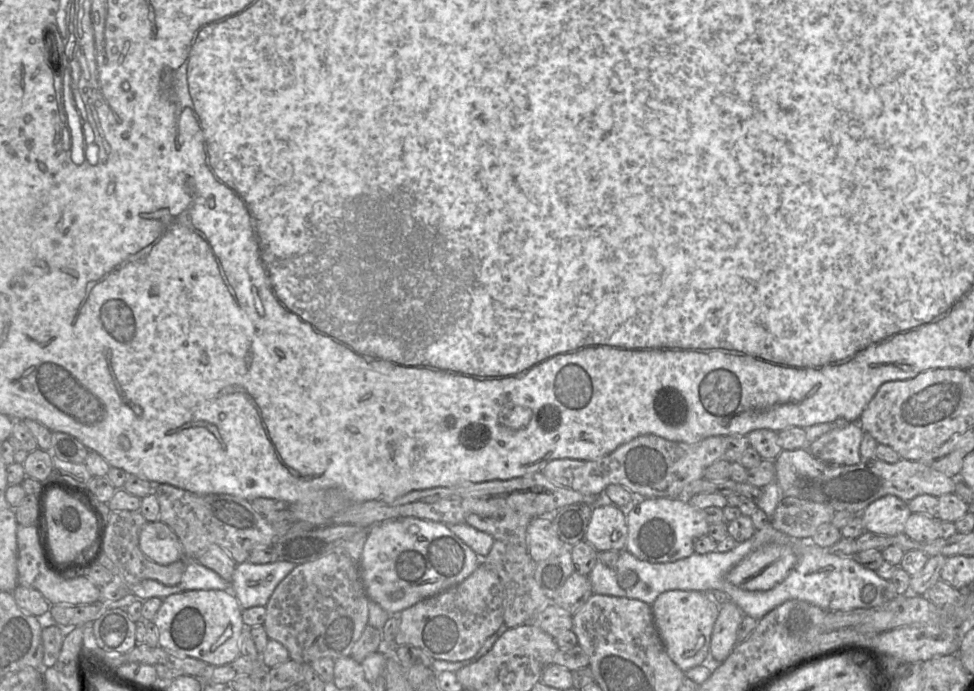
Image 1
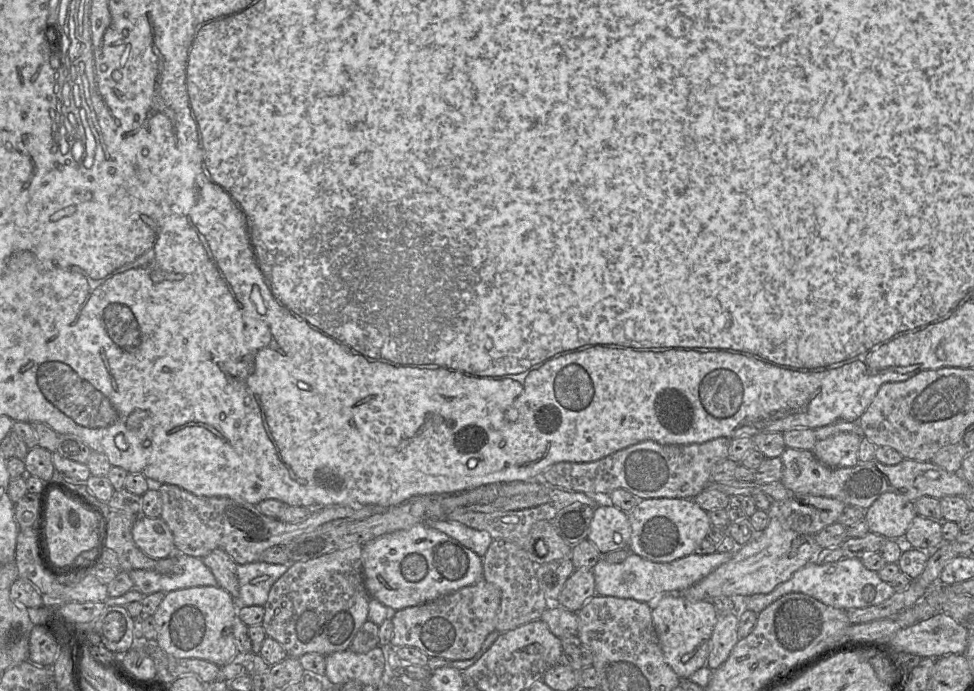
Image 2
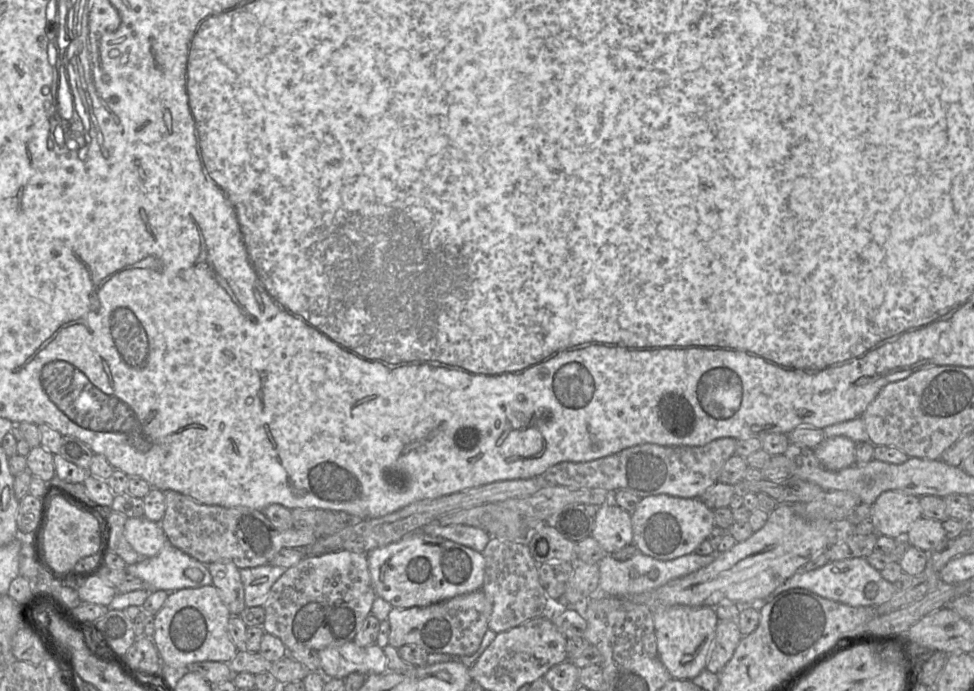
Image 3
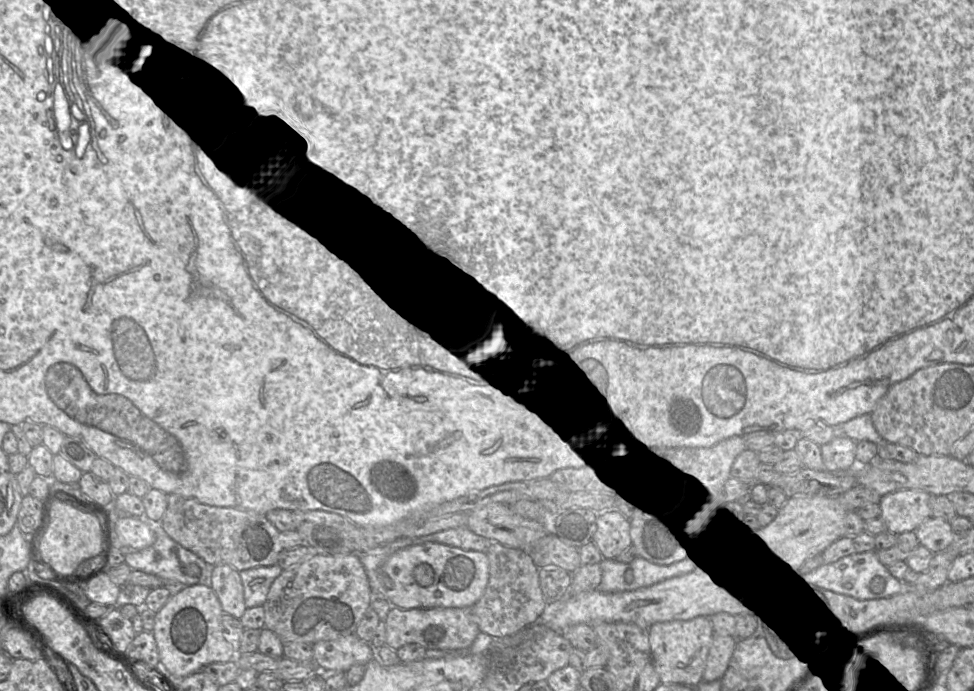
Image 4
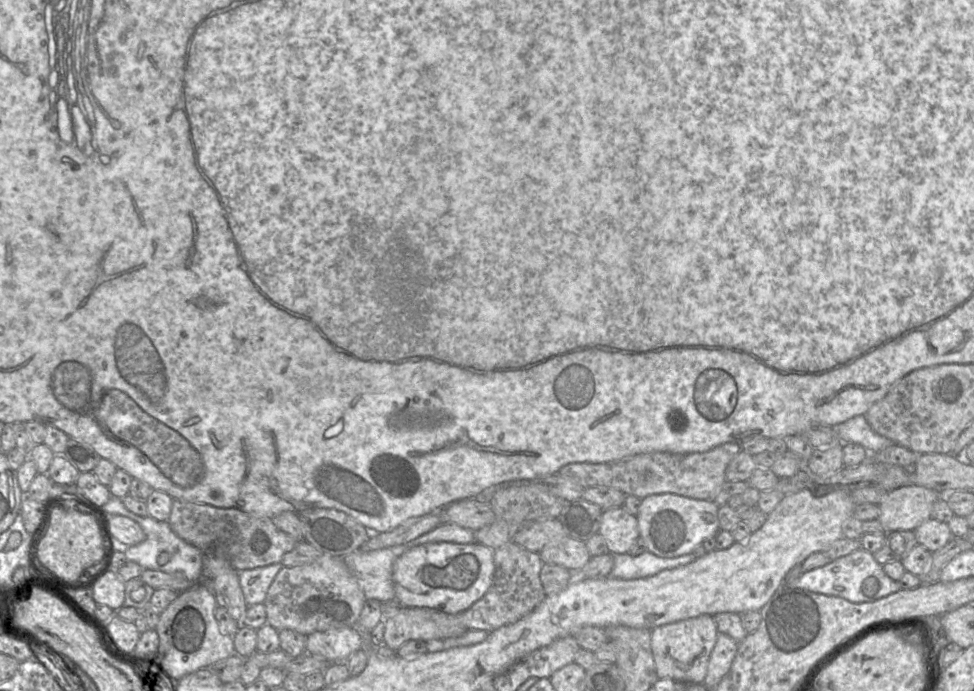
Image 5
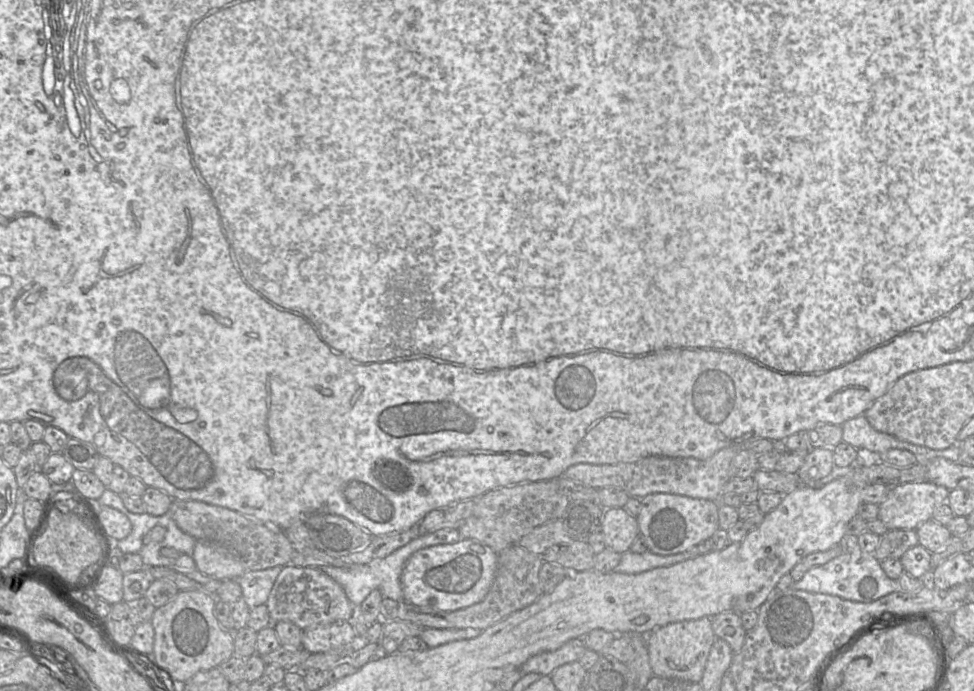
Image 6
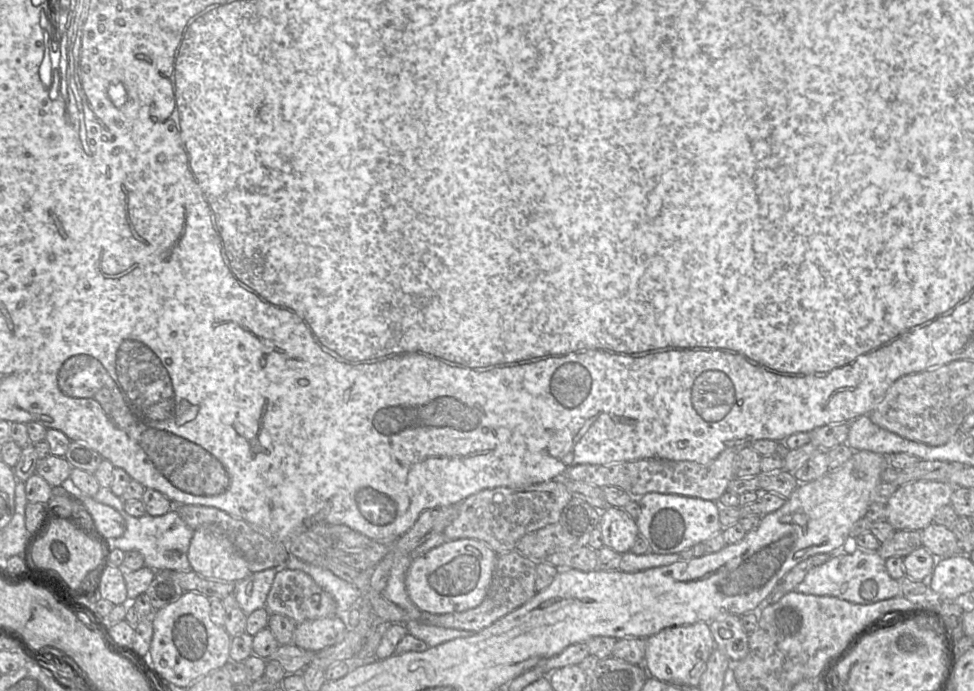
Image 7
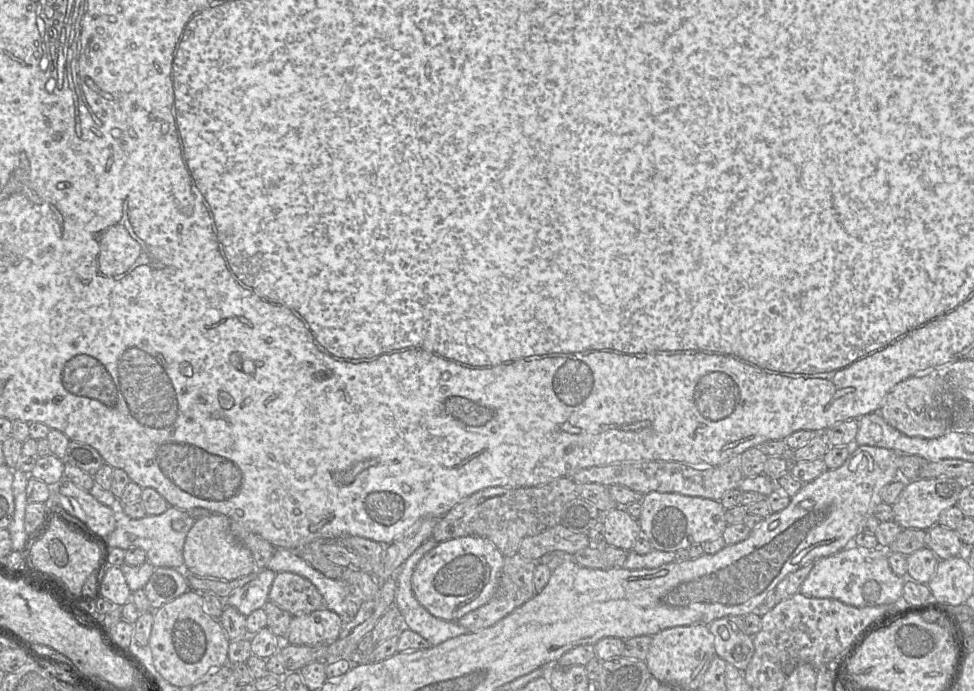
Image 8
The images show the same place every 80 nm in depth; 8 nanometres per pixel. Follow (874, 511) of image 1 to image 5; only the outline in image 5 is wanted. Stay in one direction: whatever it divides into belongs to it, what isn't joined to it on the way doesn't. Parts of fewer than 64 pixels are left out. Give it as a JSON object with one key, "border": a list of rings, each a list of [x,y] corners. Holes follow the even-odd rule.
{"border":[[[918,485],[894,489],[884,494],[878,519],[886,533],[914,531],[931,518],[933,505],[940,497],[936,491]]]}

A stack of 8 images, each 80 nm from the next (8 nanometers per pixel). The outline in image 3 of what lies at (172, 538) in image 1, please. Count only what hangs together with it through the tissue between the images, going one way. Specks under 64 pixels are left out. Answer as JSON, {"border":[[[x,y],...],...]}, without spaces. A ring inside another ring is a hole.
{"border":[[[144,516],[128,517],[124,537],[130,546],[143,557],[153,557],[162,549],[167,538],[160,523]]]}

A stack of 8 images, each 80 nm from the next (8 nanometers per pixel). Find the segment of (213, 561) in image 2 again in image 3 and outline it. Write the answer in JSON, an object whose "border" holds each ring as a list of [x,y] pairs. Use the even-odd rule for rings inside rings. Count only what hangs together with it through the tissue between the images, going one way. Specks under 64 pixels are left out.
{"border":[[[217,561],[206,565],[220,599],[231,615],[239,616],[246,608],[240,569],[232,561]]]}

